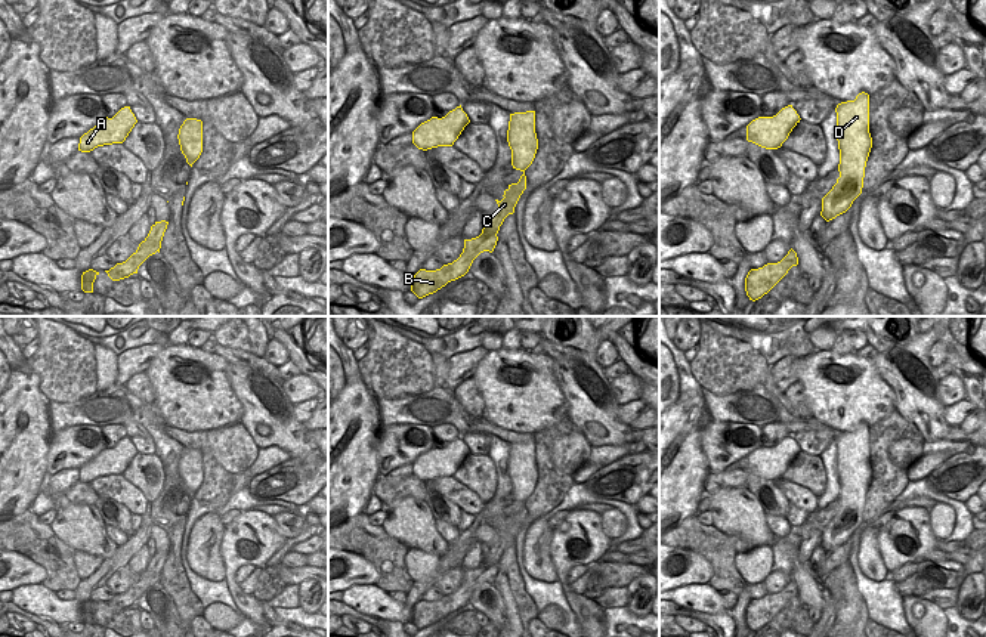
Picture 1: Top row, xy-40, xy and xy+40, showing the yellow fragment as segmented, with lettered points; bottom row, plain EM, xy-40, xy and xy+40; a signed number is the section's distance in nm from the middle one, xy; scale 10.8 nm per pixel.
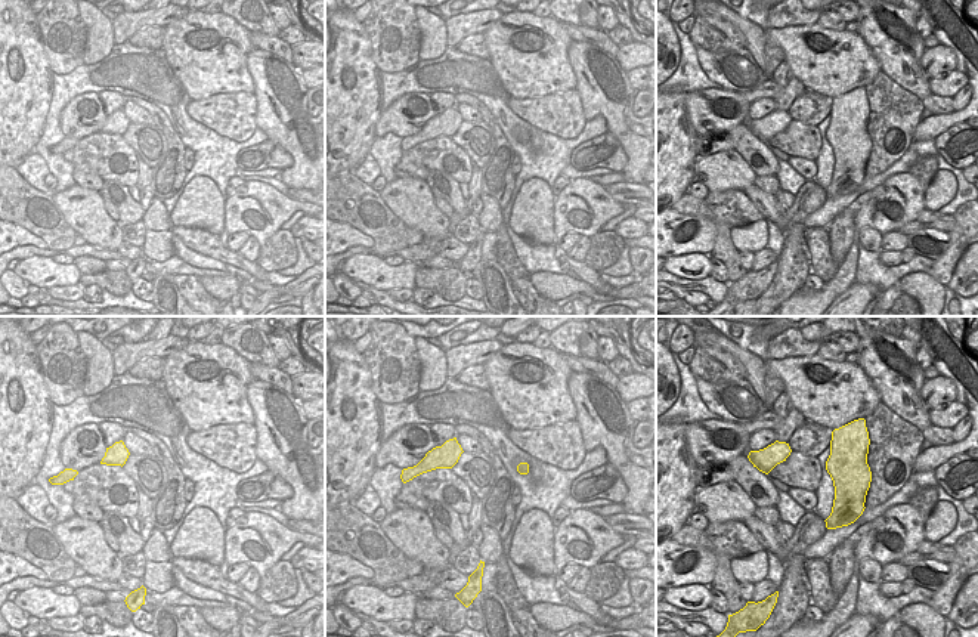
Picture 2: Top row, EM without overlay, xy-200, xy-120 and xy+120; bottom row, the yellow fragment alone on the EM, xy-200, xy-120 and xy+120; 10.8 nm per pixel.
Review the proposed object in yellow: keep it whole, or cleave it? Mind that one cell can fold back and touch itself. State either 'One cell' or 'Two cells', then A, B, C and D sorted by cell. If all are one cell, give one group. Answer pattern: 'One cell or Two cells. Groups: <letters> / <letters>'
One cell. Groups: A B C D

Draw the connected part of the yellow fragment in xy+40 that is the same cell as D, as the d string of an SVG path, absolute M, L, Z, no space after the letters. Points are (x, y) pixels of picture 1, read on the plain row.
M862 423L854 432L838 435L835 443L840 508L822 529L820 547L826 553L846 544L862 525L865 498L872 479L868 424Z

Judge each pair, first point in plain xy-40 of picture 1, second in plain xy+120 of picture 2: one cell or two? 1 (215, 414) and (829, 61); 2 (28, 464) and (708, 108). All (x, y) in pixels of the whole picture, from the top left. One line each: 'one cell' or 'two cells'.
1: one cell
2: two cells

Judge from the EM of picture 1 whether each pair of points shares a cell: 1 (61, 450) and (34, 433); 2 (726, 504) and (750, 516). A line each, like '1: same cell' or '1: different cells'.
1: different cells
2: same cell

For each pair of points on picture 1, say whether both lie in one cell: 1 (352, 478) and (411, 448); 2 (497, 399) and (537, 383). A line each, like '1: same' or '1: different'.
1: different
2: same

